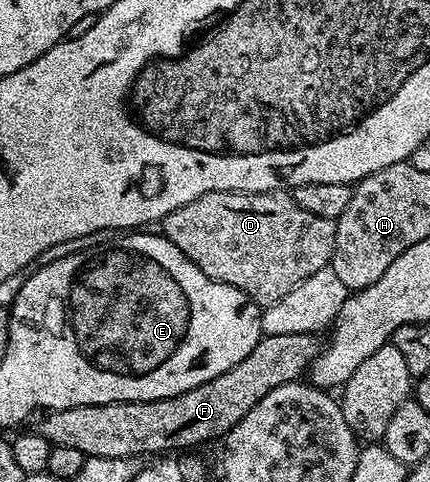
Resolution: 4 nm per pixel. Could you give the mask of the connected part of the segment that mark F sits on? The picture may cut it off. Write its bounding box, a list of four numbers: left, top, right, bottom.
[34,333,322,459]

